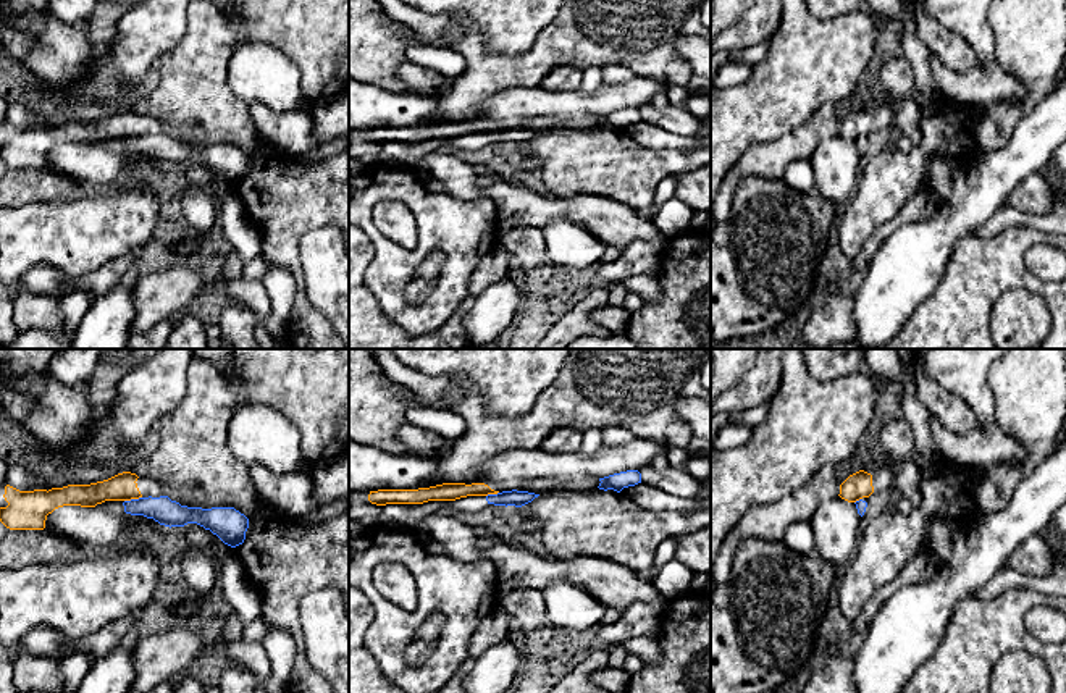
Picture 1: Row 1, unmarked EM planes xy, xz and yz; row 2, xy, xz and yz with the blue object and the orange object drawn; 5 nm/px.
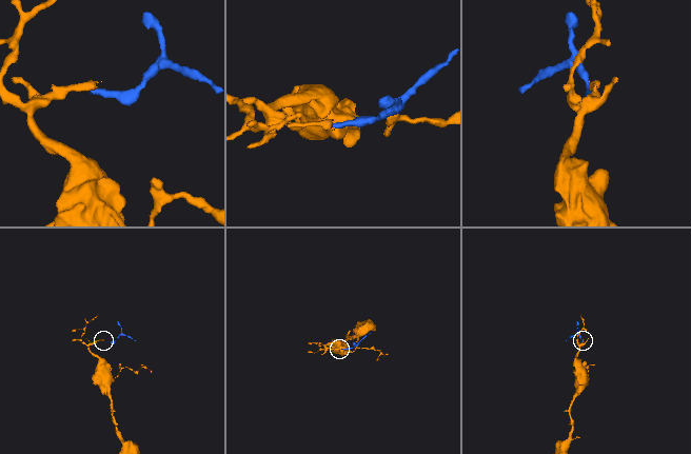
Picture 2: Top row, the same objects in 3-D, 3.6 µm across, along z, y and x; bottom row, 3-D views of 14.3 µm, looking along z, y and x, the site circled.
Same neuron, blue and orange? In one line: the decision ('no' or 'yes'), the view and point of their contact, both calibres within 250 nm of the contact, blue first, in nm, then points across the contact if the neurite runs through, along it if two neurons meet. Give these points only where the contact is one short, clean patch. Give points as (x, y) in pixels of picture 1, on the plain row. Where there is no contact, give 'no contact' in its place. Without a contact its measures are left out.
no; contact xy (133, 138); calibres 130 and 140 nm; border xy (141, 134), (125, 139)

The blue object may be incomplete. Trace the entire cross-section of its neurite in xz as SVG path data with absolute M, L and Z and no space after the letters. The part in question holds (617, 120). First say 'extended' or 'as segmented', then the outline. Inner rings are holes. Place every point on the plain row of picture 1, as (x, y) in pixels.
as segmented; M627 108L620 111L614 111L604 116L599 116L599 128L614 128L620 131L623 126L635 124L641 121L641 111L638 108Z

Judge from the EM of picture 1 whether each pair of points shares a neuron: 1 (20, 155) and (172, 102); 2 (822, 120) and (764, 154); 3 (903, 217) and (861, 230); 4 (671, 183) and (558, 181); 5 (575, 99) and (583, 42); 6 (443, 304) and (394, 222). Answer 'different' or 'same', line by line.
1: different
2: same
3: different
4: different
5: different
6: different

